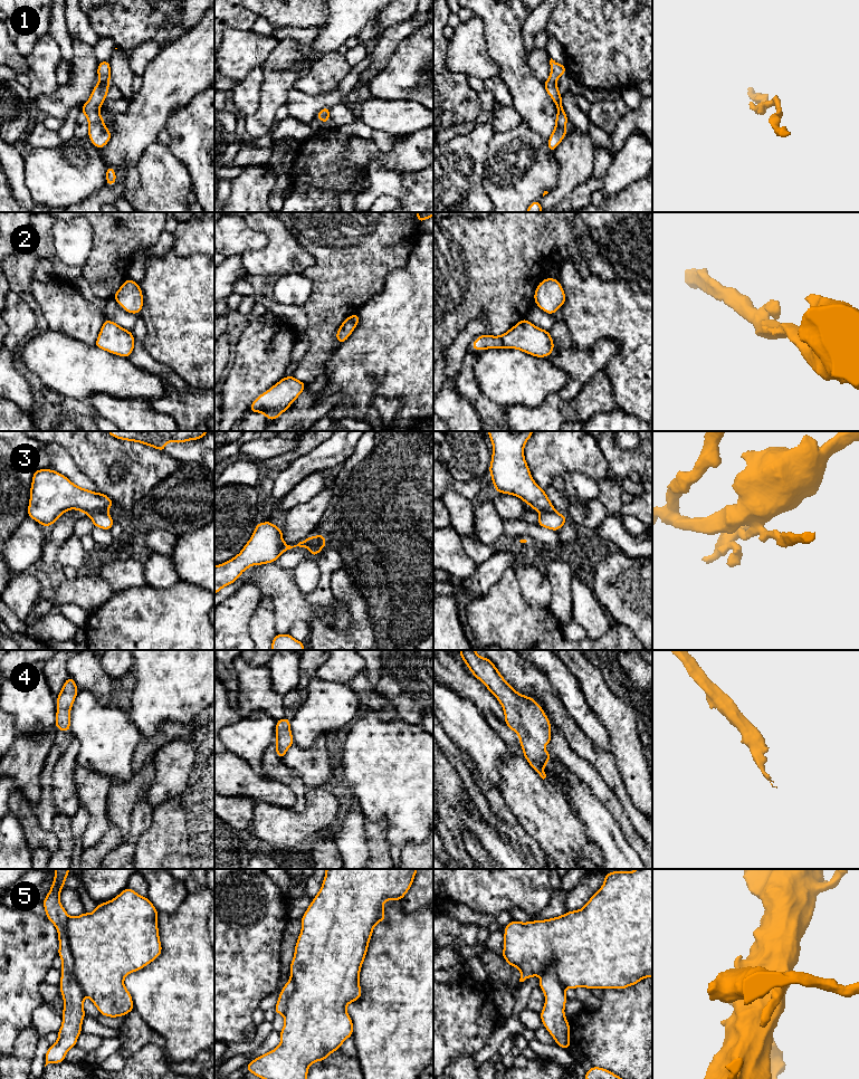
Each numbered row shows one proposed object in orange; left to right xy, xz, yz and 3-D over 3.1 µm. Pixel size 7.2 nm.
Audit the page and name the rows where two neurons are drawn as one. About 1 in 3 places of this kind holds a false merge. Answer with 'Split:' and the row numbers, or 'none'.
Split: 3, 5

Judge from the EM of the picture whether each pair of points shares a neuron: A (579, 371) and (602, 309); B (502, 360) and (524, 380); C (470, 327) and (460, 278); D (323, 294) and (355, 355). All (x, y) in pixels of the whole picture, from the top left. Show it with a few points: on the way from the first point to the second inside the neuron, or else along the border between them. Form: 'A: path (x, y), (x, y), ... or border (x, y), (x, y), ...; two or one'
A: border (612, 339), (599, 339), (585, 349), (570, 346); two
B: path (507, 365), (518, 376); one
C: border (486, 324), (471, 318), (452, 341); two
D: border (339, 344), (326, 362), (326, 368); two

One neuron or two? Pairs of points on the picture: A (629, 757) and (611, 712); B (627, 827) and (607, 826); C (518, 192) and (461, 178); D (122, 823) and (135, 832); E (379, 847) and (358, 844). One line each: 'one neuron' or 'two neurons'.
A: one neuron
B: two neurons
C: two neurons
D: two neurons
E: two neurons

